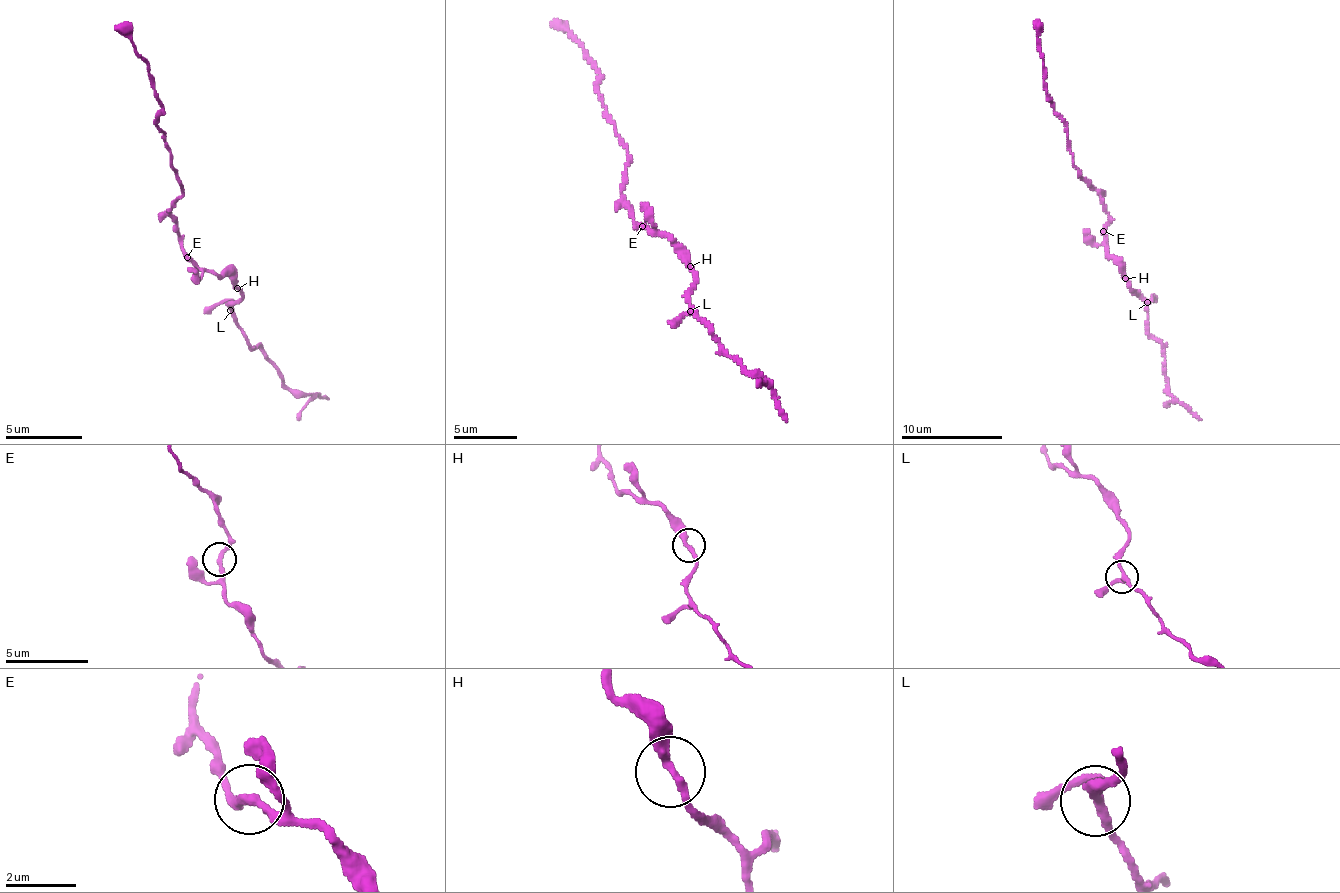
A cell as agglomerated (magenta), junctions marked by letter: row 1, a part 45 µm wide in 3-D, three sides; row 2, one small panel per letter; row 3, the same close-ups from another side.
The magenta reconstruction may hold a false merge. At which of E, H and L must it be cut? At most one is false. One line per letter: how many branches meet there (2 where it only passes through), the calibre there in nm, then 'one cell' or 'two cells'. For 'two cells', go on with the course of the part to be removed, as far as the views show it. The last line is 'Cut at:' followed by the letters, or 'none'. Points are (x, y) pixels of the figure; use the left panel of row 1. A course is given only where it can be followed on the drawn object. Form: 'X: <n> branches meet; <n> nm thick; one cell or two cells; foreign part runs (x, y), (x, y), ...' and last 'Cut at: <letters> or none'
E: 2 branches meet; 240 nm thick; one cell
H: 2 branches meet; 240 nm thick; one cell
L: 3 branches meet; 200 nm thick; one cell
Cut at: none

